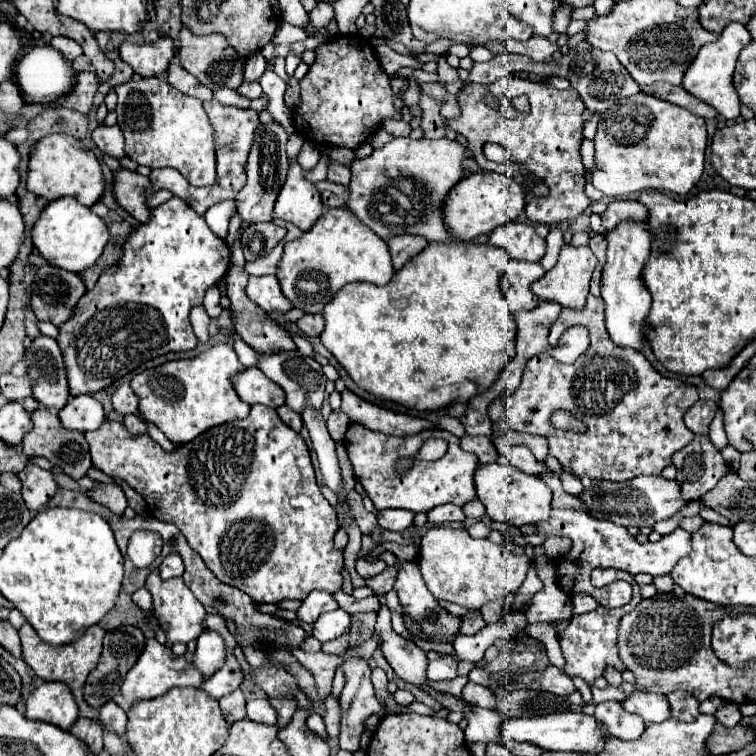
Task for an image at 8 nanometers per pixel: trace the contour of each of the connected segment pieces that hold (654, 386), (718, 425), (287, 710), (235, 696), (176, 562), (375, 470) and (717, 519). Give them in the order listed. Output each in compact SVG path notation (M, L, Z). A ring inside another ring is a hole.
M588 296L584 310L562 310L558 320L550 328L548 344L554 346L558 342L558 338L562 336L562 332L574 324L588 328L590 348L570 366L560 364L548 352L540 352L540 354L532 356L524 366L520 386L506 398L508 426L514 432L546 436L550 442L548 452L562 466L572 468L576 476L588 474L590 478L612 480L612 482L624 482L624 480L632 480L636 476L660 476L660 472L672 464L672 454L682 450L684 446L688 446L688 442L692 442L692 438L694 438L694 434L684 426L684 414L700 400L696 388L688 382L678 380L678 378L662 376L644 358L644 354L614 346L606 328L604 328L604 302L602 302L602 298ZM558 408L570 410L578 420L586 422L586 426L588 426L586 434L572 434L572 432L554 430L548 424L548 420L550 420L550 414Z
M718 410L718 414L716 414L716 418L714 418L714 422L710 424L710 442L712 442L718 450L722 450L722 448L728 444L726 432L724 432L724 428L722 428L722 412L720 412L720 410Z
M270 698L276 712L278 712L278 726L280 728L286 728L292 720L292 714L294 714L294 708L296 708L296 700L276 700L276 698Z
M234 690L228 696L220 698L220 708L224 712L224 718L228 724L236 722L236 720L244 720L246 718L246 698L242 694L242 690Z
M170 554L170 556L166 556L166 558L162 560L158 572L160 572L160 578L166 578L166 580L176 578L176 576L182 576L182 572L184 572L182 558L180 558L178 554Z
M350 424L344 440L348 458L352 462L354 474L372 498L376 510L384 508L406 508L412 512L428 512L438 504L452 502L456 506L464 506L466 502L476 498L474 490L474 470L478 466L478 458L470 452L460 448L460 440L440 428L430 428L414 436L384 436L380 432L372 432L360 424ZM428 438L442 438L448 442L448 452L436 462L420 462L416 460L414 466L404 474L396 476L390 474L394 470L394 462L404 456L414 456Z
M705 508L704 510L702 510L702 512L700 512L699 515L705 521L715 522L715 523L718 523L720 525L733 527L733 525L726 518L724 518L722 515L720 515L718 512L716 512L714 510Z

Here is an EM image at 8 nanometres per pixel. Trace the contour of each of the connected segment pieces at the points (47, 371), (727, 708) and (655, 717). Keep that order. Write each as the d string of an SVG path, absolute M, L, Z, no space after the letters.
M38 336L28 344L26 358L34 390L32 396L50 410L64 408L70 398L70 388L58 342L48 336Z
M724 704L724 706L720 706L720 710L718 710L714 716L716 716L716 720L718 720L722 726L726 726L726 728L736 726L736 724L740 722L740 718L742 718L740 710L738 710L734 704Z
M632 692L626 700L622 700L624 710L638 714L644 722L664 722L670 716L670 706L666 696L648 694L648 692Z

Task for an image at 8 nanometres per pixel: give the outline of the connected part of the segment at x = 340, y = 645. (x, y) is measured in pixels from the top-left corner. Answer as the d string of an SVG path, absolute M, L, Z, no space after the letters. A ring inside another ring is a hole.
M346 634L346 636L342 636L342 638L336 638L336 640L332 640L332 642L326 642L324 646L322 646L322 650L326 652L326 654L336 654L336 656L342 656L346 650L348 650L348 644L350 642L350 636Z

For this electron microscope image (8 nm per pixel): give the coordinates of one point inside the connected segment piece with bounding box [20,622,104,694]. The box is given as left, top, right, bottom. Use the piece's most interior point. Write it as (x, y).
(71, 663)

